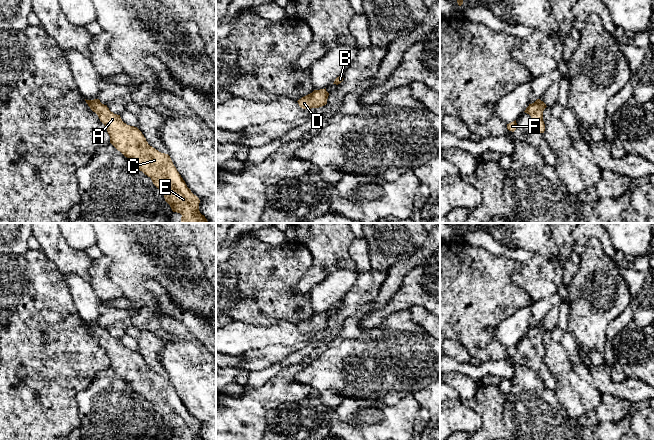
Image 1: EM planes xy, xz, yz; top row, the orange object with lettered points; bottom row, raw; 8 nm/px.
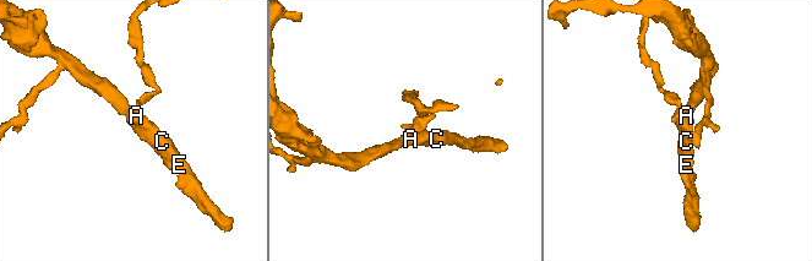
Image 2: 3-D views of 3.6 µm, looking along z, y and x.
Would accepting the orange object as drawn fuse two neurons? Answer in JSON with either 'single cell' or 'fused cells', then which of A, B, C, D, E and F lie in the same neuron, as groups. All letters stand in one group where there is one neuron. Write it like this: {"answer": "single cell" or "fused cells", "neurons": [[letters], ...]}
{"answer": "single cell", "neurons": [["A", "B", "C", "D", "E", "F"]]}

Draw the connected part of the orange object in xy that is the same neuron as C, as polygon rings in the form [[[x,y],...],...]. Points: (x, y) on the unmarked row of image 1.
[[[99,323],[85,325],[105,349],[110,367],[151,402],[173,436],[182,440],[204,440],[199,435],[199,422],[187,411],[168,378],[150,370],[137,351],[124,347],[120,339],[111,336]]]

